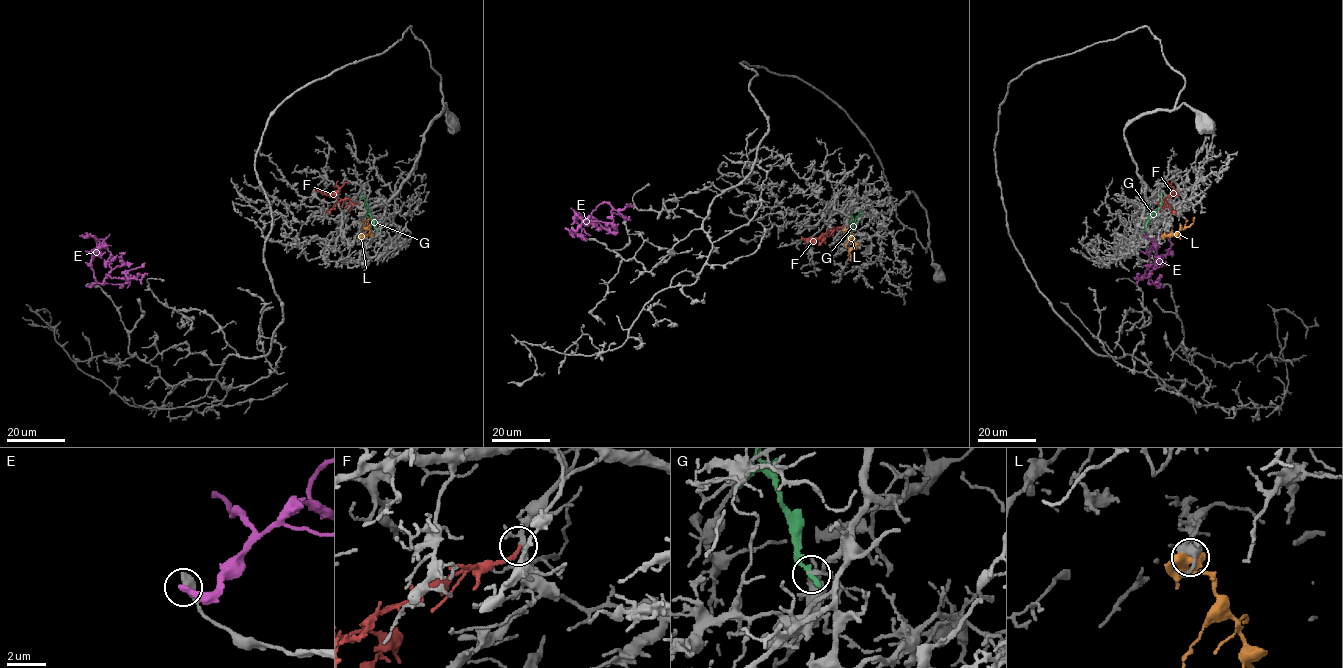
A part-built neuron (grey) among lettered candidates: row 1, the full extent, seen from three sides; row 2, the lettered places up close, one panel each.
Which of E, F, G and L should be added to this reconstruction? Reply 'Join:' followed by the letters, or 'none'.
Join: F

